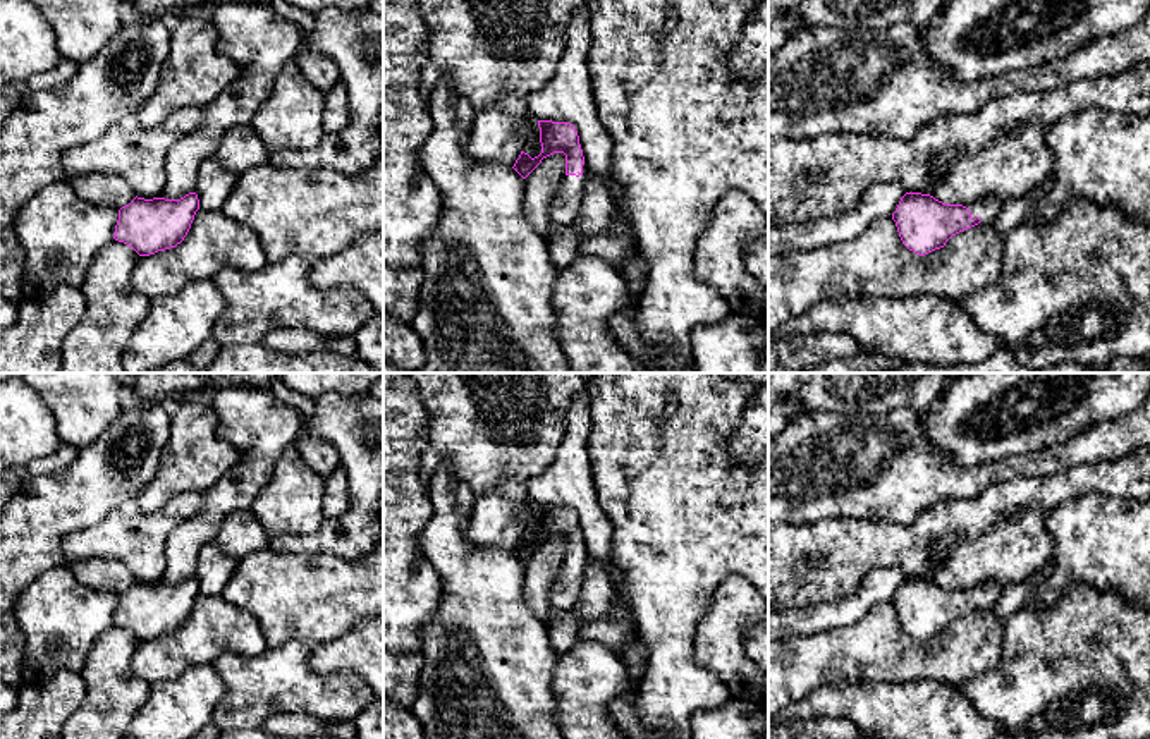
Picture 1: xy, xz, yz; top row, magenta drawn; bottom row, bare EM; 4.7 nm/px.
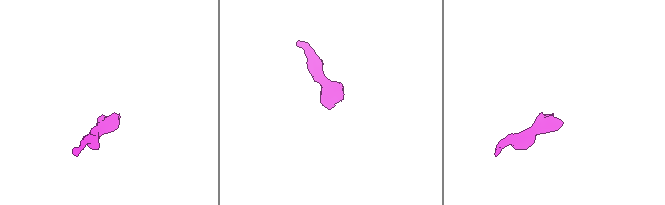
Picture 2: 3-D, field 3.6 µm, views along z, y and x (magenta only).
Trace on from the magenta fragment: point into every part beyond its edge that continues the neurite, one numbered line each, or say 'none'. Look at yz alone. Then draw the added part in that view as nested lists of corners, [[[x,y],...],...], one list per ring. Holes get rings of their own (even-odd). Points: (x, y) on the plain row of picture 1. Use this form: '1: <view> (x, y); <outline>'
1: yz (987, 595); [[[988,581],[980,589],[966,589],[966,593],[971,596],[973,605],[978,602],[985,608],[994,608],[1002,593],[1002,586],[997,581]]]

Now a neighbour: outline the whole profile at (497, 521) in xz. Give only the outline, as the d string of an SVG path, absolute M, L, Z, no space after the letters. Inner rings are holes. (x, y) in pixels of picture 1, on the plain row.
M488 490L474 498L466 540L476 547L499 547L514 552L523 536L526 509L500 490Z

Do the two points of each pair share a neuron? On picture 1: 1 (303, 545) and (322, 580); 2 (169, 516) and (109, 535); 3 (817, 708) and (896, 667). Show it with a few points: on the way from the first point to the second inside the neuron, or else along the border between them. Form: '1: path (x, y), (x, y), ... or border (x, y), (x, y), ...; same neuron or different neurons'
1: border (269, 545), (282, 552), (334, 554), (348, 561); different neurons
2: path (153, 528), (145, 535), (124, 535); same neuron
3: border (908, 683), (838, 683), (827, 688); different neurons

